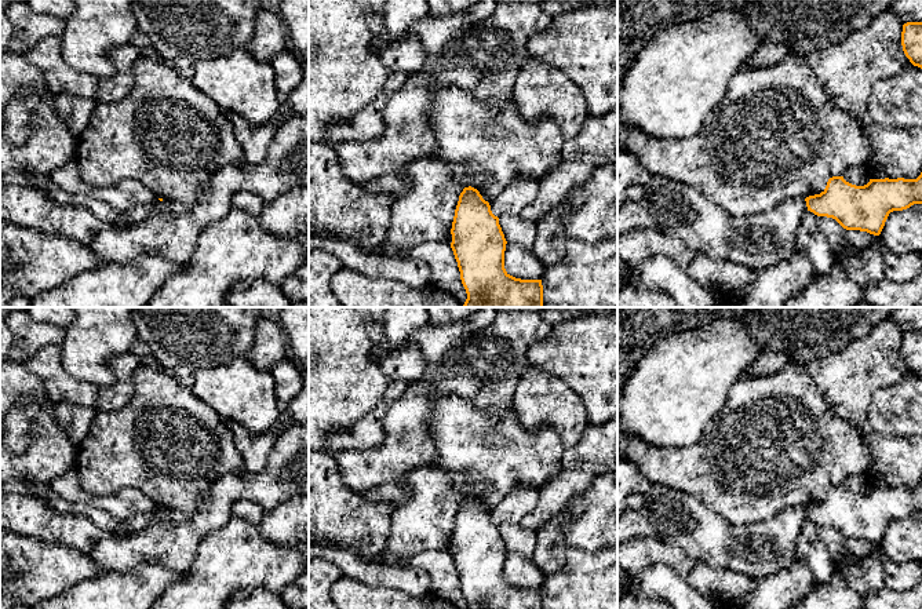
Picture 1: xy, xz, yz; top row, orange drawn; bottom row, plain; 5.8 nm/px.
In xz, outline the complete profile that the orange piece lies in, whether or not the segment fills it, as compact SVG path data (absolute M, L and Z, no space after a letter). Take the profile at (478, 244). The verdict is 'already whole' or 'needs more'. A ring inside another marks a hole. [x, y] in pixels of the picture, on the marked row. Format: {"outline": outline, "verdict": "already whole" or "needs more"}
{"outline": "M469 186L460 193L451 234L467 293L464 307L544 307L542 280L521 280L506 271L507 241L477 189Z", "verdict": "already whole"}

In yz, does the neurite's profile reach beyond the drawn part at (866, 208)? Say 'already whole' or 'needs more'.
already whole

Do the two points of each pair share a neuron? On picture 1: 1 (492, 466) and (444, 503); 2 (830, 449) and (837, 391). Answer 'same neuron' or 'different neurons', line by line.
1: different neurons
2: same neuron

